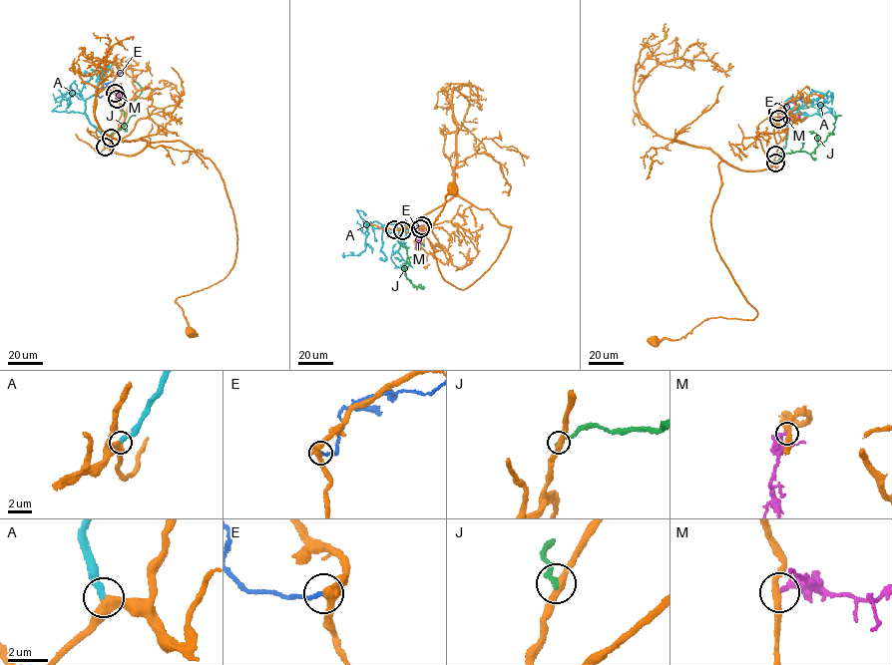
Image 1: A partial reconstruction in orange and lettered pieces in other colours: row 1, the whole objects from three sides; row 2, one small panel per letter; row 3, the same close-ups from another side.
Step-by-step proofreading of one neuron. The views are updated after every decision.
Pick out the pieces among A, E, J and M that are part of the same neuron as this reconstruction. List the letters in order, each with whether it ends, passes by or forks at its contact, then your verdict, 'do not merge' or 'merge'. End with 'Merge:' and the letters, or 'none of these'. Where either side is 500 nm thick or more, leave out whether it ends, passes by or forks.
A: it ends there; merge
E: it ends there; do not merge
J: it ends there; do not merge
M: it ends there; do not merge
Merge: A

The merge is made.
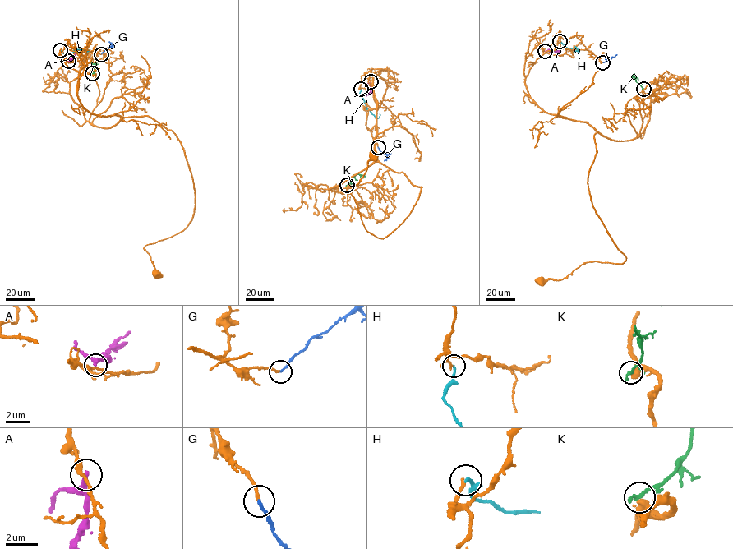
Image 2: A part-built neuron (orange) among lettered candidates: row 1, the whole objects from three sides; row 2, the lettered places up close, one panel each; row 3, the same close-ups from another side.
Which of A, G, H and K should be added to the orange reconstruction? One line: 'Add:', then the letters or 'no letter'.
Add: G

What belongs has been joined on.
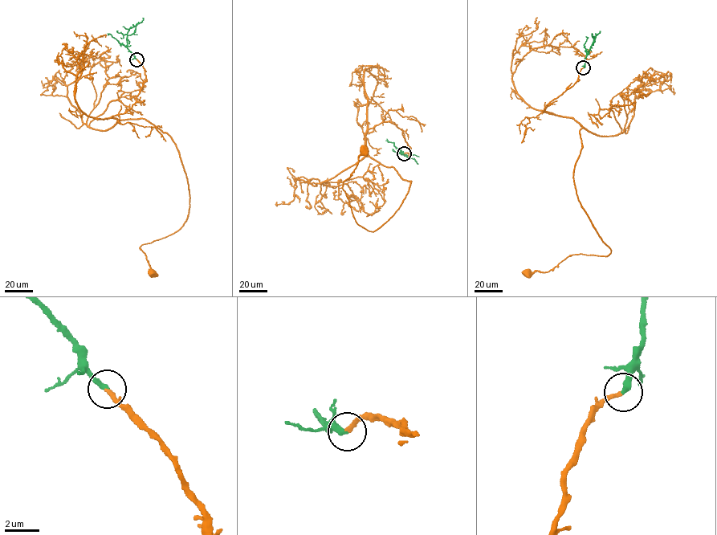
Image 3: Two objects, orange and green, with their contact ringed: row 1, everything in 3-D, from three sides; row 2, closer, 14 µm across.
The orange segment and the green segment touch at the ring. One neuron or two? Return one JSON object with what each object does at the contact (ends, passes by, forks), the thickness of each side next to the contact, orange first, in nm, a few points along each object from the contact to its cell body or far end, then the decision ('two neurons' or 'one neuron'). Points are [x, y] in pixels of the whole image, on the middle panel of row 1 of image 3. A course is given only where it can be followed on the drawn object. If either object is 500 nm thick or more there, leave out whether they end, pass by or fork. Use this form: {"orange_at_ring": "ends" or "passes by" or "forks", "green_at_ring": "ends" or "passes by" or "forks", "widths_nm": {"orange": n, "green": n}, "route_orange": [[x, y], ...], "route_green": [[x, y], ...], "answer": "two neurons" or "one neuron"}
{"orange_at_ring": "ends", "green_at_ring": "ends", "widths_nm": {"orange": 240, "green": 320}, "route_orange": [[404, 153], [397, 126], [368, 129], [368, 154], [411, 181], [372, 231], [342, 188], [364, 149]], "route_green": [[404, 153], [398, 151], [417, 163]], "answer": "one neuron"}

